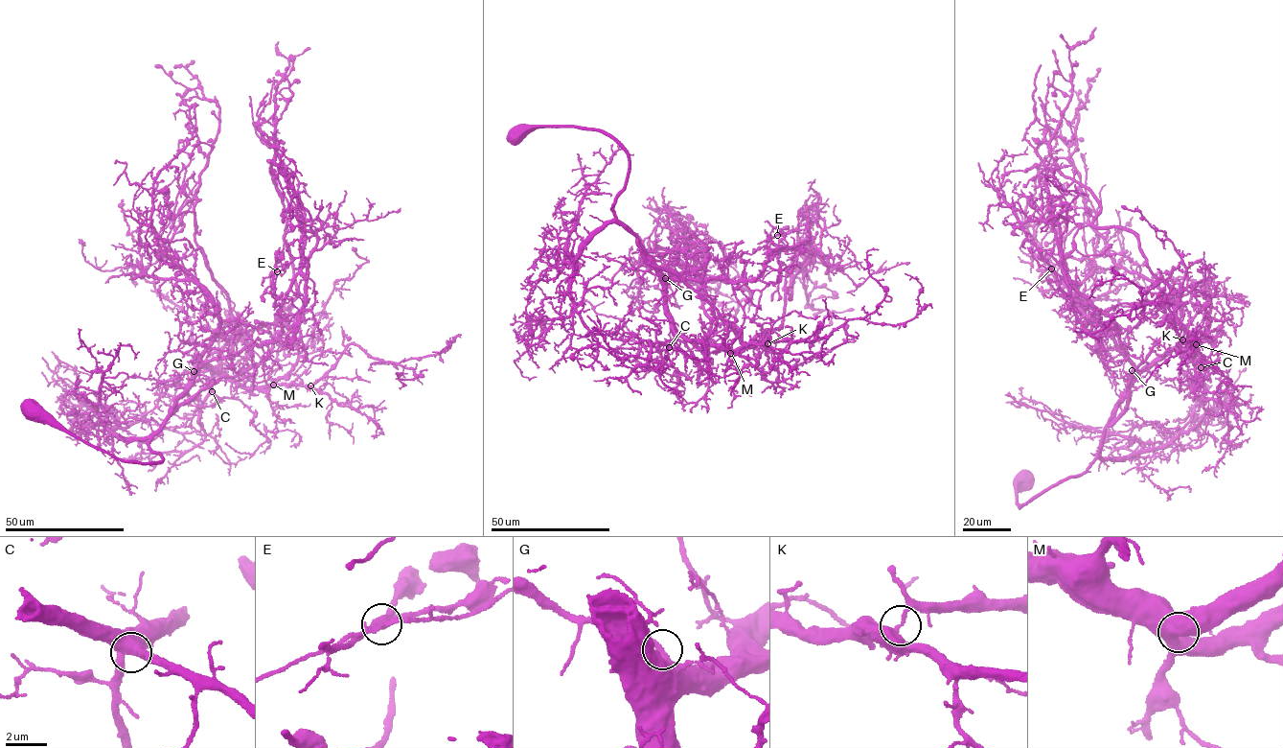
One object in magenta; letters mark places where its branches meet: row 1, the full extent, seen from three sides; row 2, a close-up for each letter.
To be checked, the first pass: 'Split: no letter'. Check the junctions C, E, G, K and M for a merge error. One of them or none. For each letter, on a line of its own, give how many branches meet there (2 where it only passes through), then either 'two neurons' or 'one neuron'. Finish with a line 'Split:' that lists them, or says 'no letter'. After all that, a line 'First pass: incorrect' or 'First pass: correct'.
C: branches 2; one neuron
E: branches 2; two neurons
G: branches 2; one neuron
K: branches 2; one neuron
M: branches 2; one neuron
Split: E
First pass: incorrect

